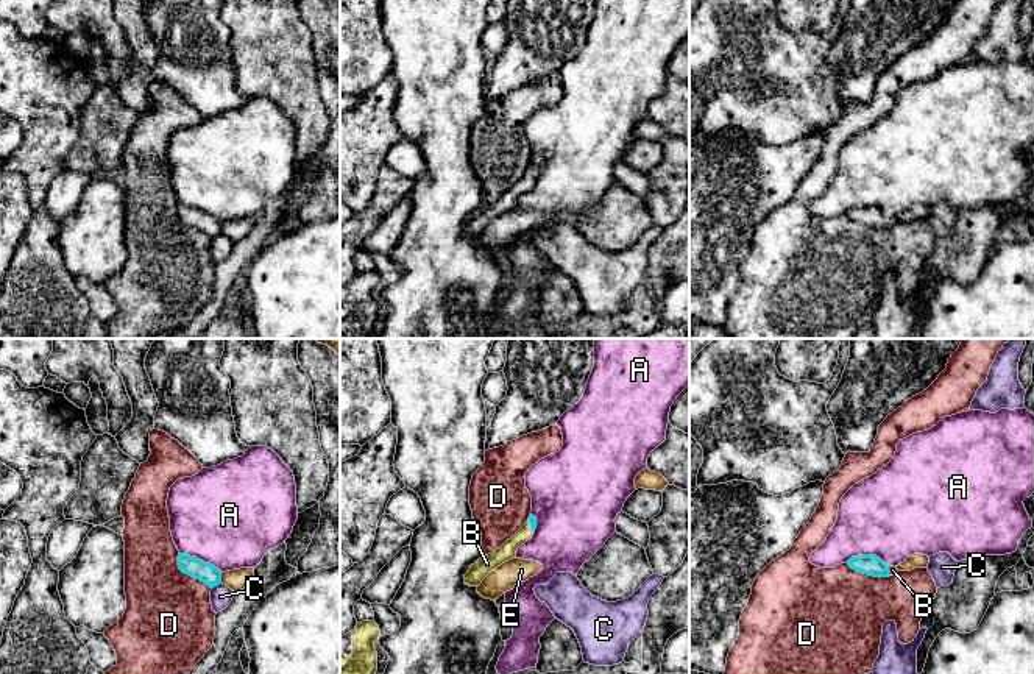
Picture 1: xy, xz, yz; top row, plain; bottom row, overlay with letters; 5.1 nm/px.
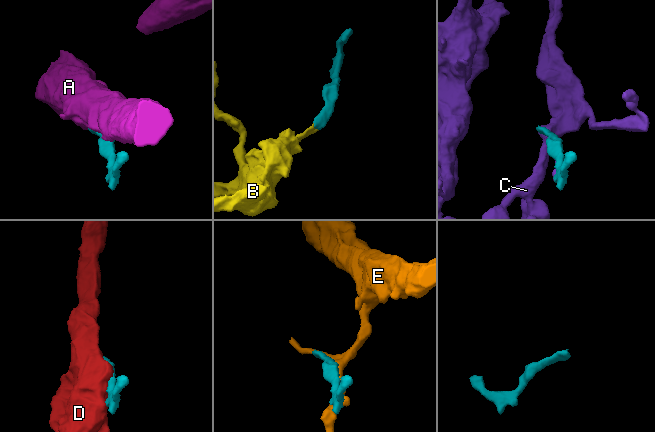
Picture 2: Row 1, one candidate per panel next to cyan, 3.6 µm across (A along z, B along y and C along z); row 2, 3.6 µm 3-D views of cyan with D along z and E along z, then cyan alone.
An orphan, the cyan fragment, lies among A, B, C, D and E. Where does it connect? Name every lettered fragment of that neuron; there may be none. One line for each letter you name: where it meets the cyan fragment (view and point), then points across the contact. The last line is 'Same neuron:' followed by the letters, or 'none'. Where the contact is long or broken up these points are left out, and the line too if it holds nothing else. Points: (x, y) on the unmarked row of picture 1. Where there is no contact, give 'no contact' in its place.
B: xz (531, 177) | across xz (532, 170), (531, 177), (507, 202)
Same neuron: B

